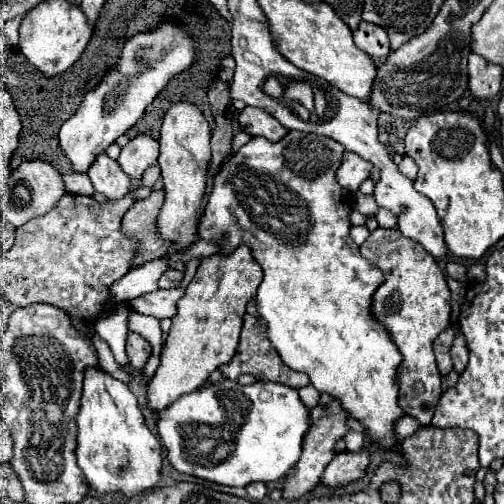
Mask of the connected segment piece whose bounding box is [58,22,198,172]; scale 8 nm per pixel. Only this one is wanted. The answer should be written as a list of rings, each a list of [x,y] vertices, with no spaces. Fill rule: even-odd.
[[[160,22],[160,26],[128,38],[118,62],[104,74],[102,82],[84,96],[76,114],[60,128],[60,146],[70,158],[72,168],[76,172],[86,172],[96,156],[104,154],[118,136],[142,118],[146,106],[166,88],[168,80],[182,74],[196,58],[194,38],[182,26],[172,26],[172,22]]]

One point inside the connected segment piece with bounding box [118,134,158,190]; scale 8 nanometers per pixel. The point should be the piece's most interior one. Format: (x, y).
(140, 153)

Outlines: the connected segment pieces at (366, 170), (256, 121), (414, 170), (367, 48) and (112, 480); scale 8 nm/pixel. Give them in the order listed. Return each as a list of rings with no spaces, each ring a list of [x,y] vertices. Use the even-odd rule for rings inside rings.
[[[346,152],[344,154],[344,162],[340,164],[340,170],[336,172],[336,180],[346,190],[358,192],[358,186],[370,176],[370,172],[372,172],[372,164],[370,162],[362,160],[358,154]]]
[[[246,106],[238,118],[242,130],[246,130],[250,136],[264,136],[272,142],[282,140],[288,130],[284,130],[284,126],[280,126],[280,122],[276,122],[276,118],[272,118],[268,112],[260,110],[260,108],[250,108]]]
[[[404,154],[404,158],[402,158],[402,162],[398,164],[398,170],[400,170],[404,176],[408,176],[410,180],[414,180],[416,174],[418,174],[418,166],[416,166],[416,162],[414,162],[410,156],[406,156],[406,154]]]
[[[362,20],[360,26],[354,30],[354,42],[360,50],[364,50],[372,58],[386,58],[390,54],[388,34],[384,28],[376,24]]]
[[[100,366],[86,370],[76,428],[76,460],[94,492],[122,492],[126,496],[134,496],[156,486],[162,466],[162,446],[148,430],[138,400],[130,388],[112,378]],[[120,468],[122,472],[118,472]]]

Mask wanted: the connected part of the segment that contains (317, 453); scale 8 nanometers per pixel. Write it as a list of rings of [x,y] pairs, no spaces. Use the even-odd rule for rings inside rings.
[[[320,394],[320,402],[316,408],[310,410],[312,414],[312,428],[310,432],[306,434],[304,438],[304,452],[302,452],[302,458],[300,462],[296,464],[296,468],[288,474],[286,478],[286,484],[284,484],[284,498],[286,500],[296,500],[300,498],[302,494],[306,494],[308,490],[312,490],[318,482],[320,482],[320,476],[324,472],[324,468],[328,466],[328,462],[334,458],[334,444],[344,438],[344,434],[348,432],[348,426],[346,426],[346,420],[350,418],[348,412],[340,406],[340,402],[336,398],[332,398],[330,394]]]

